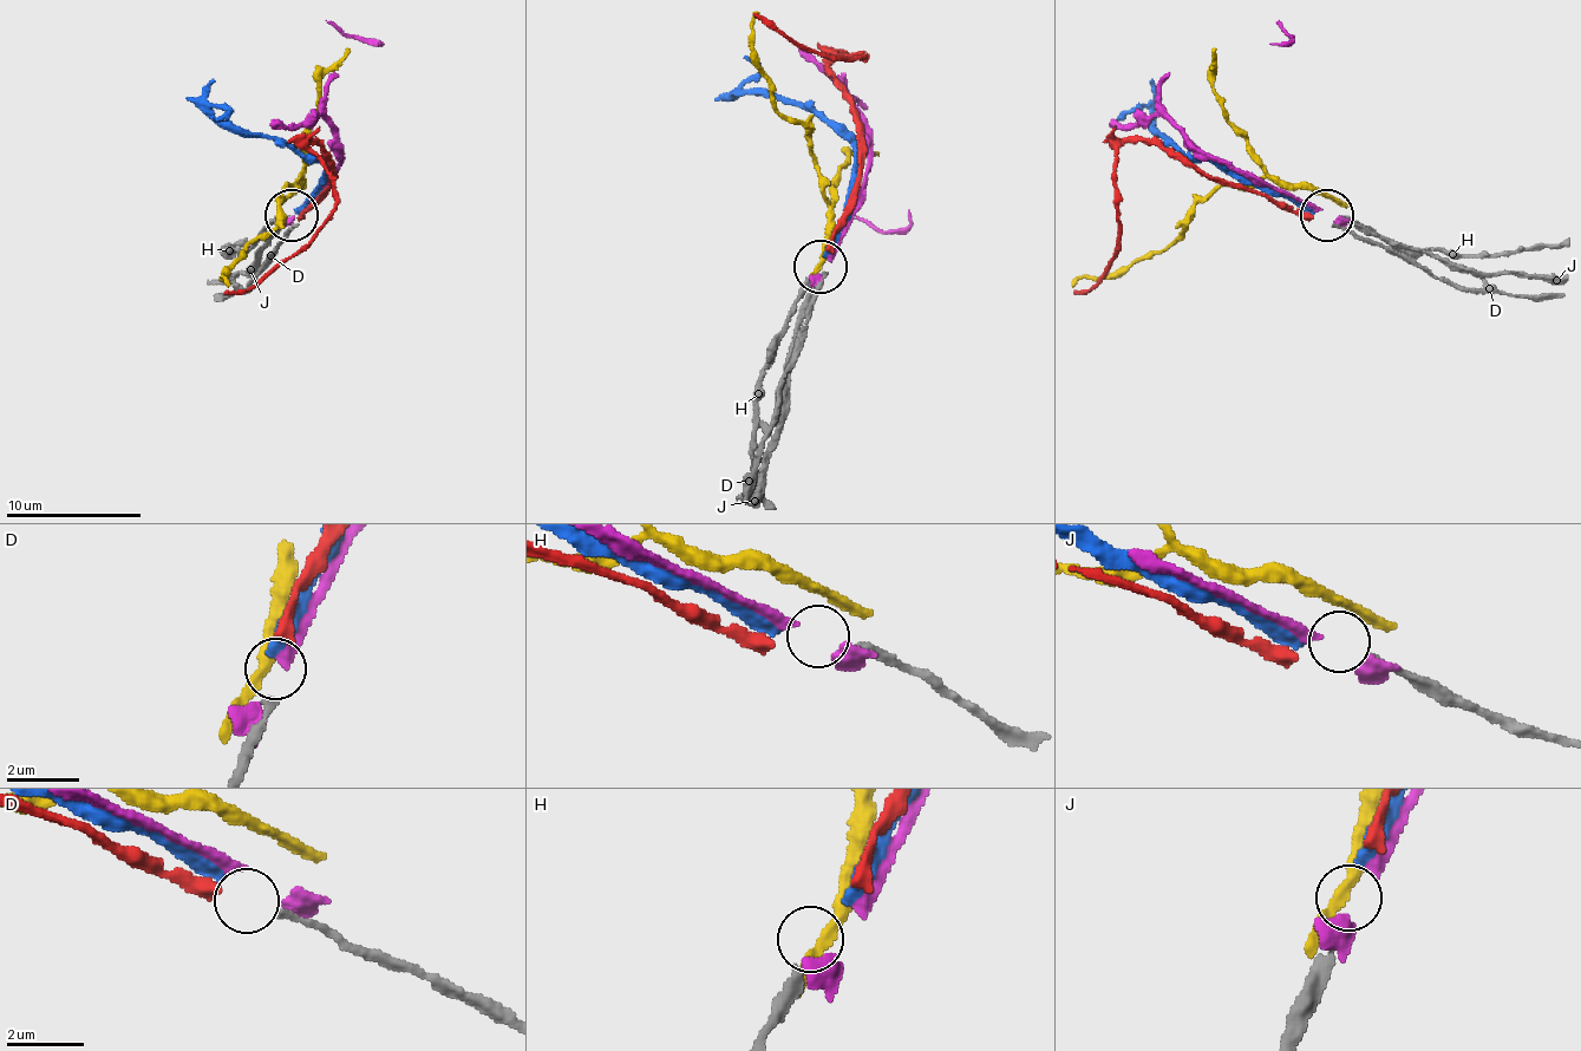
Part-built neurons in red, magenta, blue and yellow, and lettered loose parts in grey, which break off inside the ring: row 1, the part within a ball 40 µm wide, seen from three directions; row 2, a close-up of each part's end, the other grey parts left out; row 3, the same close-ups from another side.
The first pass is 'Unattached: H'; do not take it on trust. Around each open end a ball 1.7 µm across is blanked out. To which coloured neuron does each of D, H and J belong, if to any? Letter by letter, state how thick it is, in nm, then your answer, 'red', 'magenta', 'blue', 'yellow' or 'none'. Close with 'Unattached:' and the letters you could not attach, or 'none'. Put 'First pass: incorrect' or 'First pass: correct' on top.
First pass: correct
D: 160 nm | red
H: 300 nm | none
J: 150 nm | blue
Unattached: H

